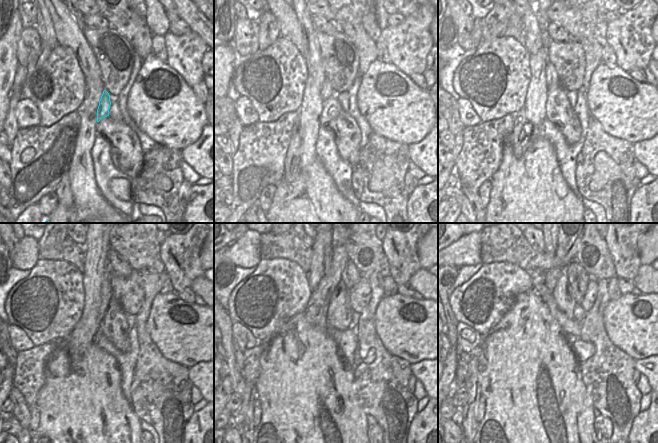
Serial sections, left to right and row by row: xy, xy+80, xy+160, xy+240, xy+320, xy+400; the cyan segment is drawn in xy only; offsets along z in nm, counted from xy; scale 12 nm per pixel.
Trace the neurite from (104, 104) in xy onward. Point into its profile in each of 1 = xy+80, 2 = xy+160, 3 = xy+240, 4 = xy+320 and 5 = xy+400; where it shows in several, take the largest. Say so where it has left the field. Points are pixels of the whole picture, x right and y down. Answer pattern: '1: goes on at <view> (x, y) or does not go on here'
1: goes on at xy+80 (327, 91)
2: goes on at xy+160 (551, 75)
3: goes on at xy+240 (105, 290)
4: goes on at xy+320 (327, 256)
5: goes on at xy+400 (550, 243)

